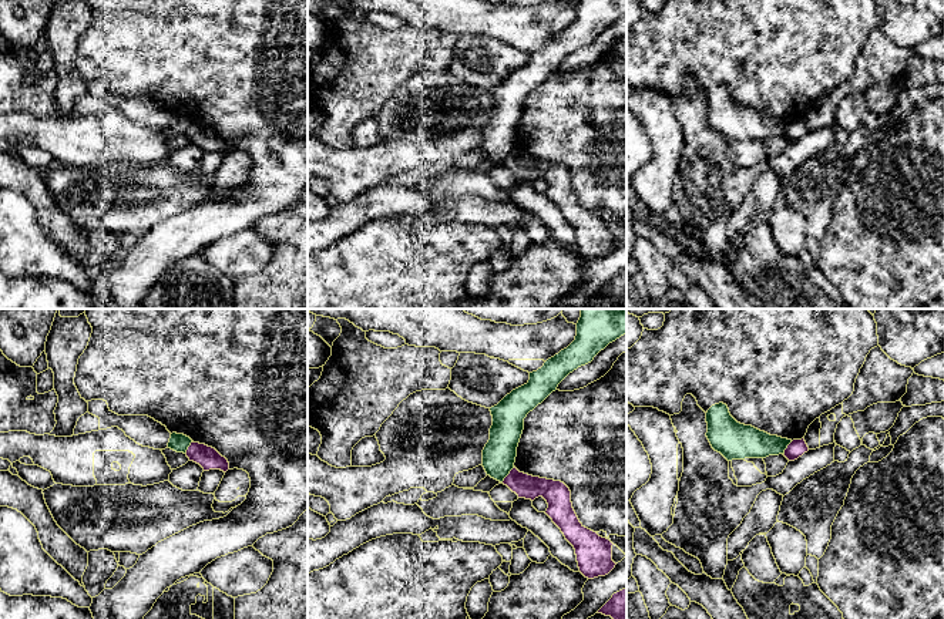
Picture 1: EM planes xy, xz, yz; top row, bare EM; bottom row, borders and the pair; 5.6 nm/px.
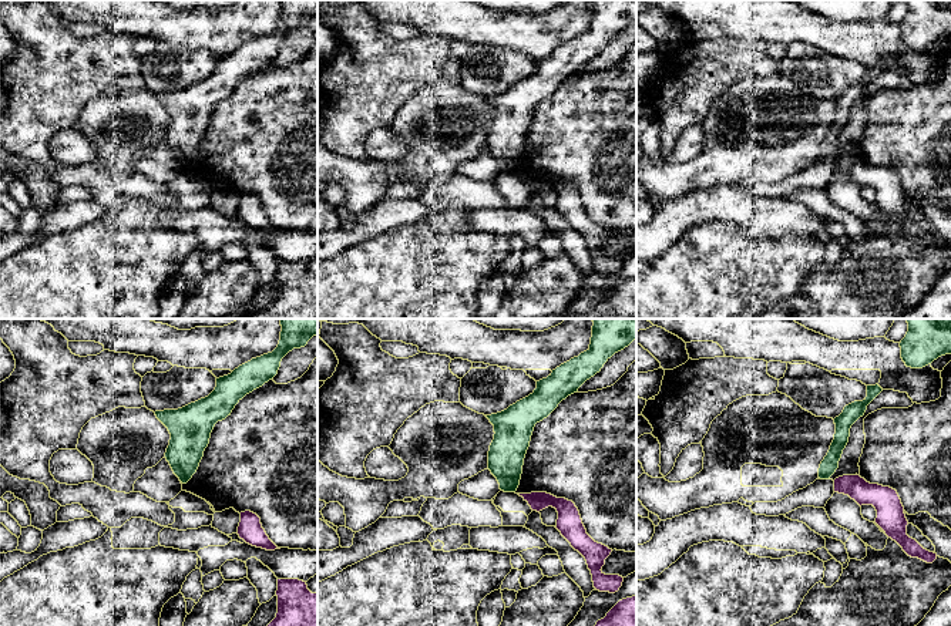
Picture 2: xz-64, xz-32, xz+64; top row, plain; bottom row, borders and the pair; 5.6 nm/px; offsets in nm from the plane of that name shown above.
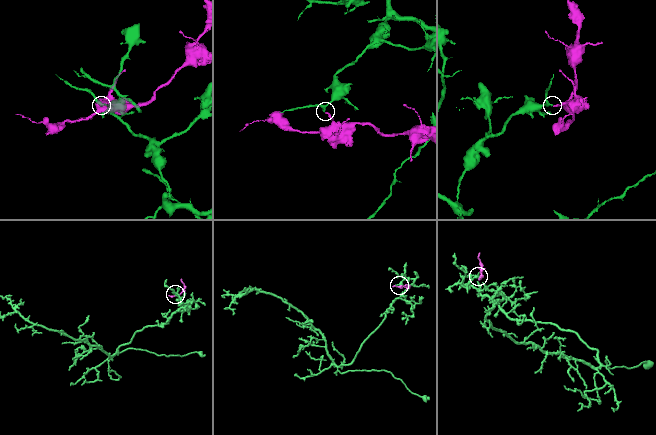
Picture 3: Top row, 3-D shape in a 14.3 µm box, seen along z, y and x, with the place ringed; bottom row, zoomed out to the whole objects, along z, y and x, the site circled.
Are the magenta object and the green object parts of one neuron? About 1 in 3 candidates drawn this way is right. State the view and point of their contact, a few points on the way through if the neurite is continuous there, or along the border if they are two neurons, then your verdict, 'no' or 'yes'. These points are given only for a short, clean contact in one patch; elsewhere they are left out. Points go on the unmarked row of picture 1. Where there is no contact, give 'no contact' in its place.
contact xz (509, 155); border xz (514, 148), (501, 162); no

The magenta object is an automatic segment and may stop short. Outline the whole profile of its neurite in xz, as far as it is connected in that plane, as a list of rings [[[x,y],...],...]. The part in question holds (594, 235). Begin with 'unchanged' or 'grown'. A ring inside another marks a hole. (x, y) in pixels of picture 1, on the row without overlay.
unchanged; [[[515,148],[503,162],[518,179],[534,182],[542,178],[548,189],[545,195],[561,211],[574,228],[579,253],[594,260],[608,256],[614,249],[612,223],[585,209],[571,184],[570,169],[561,164],[520,154]]]

